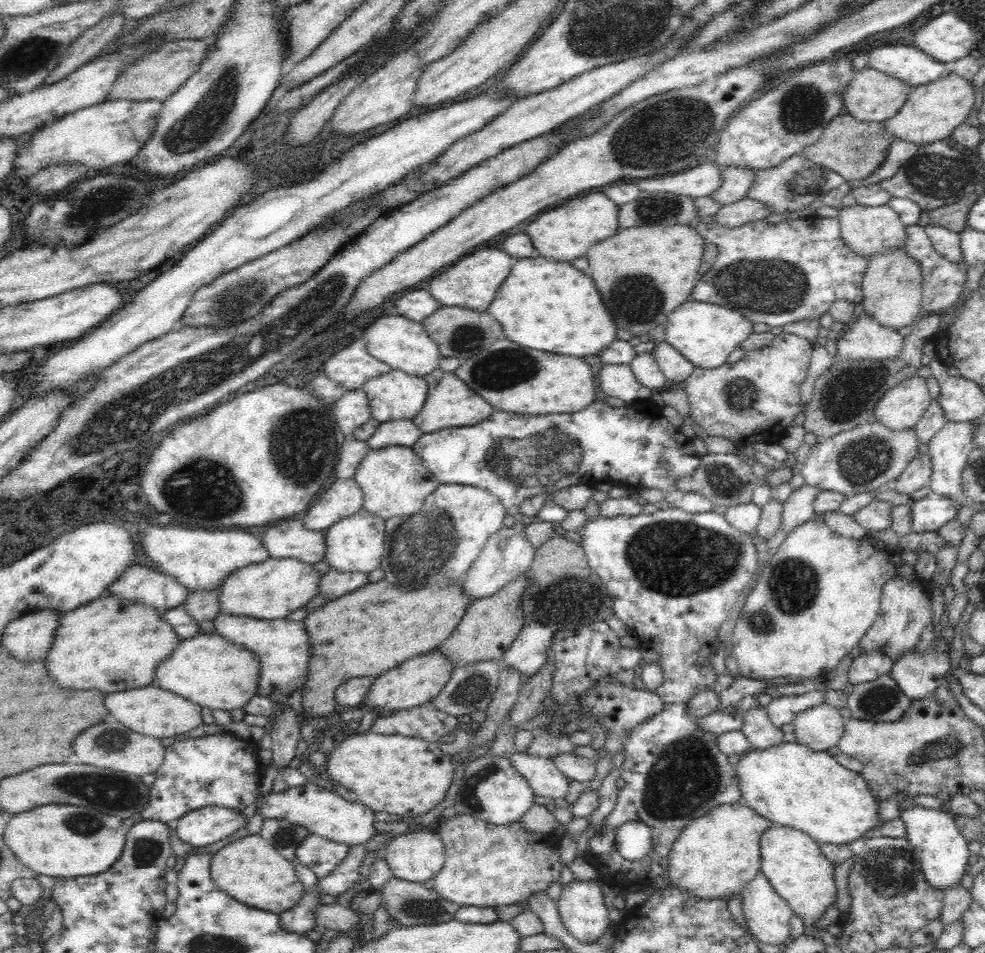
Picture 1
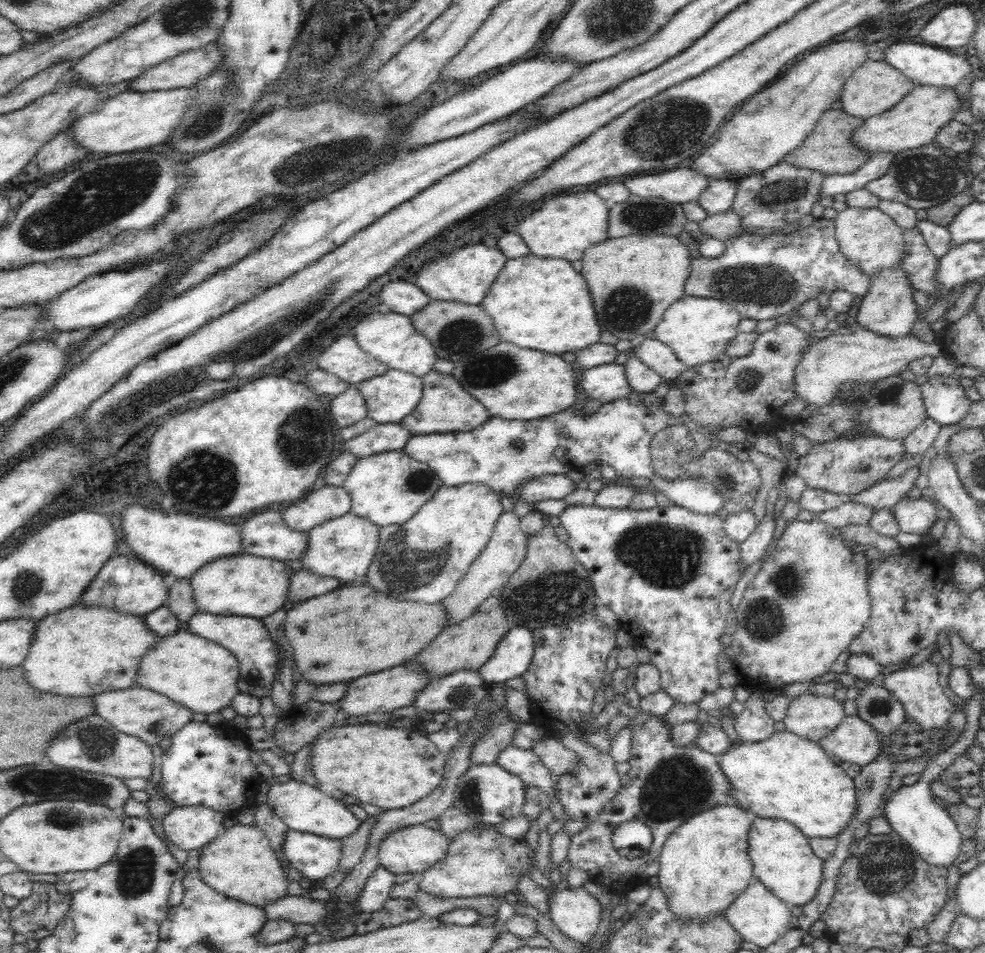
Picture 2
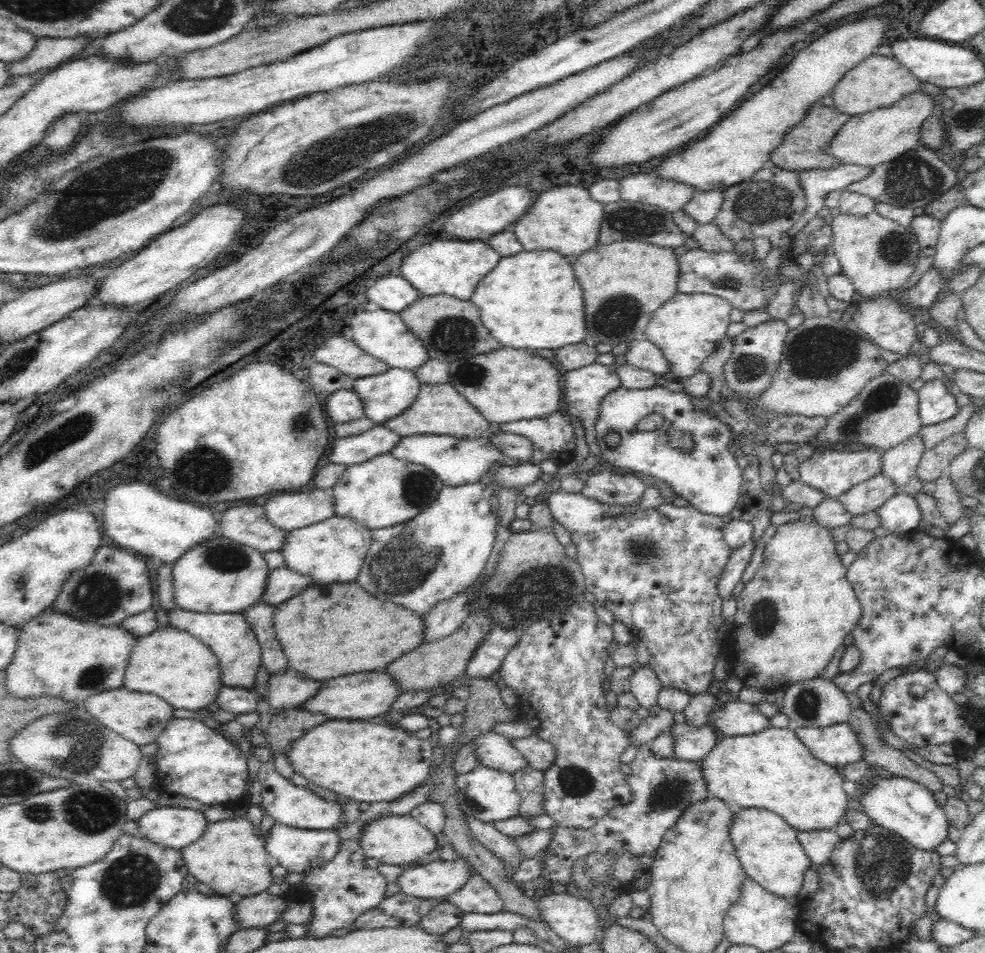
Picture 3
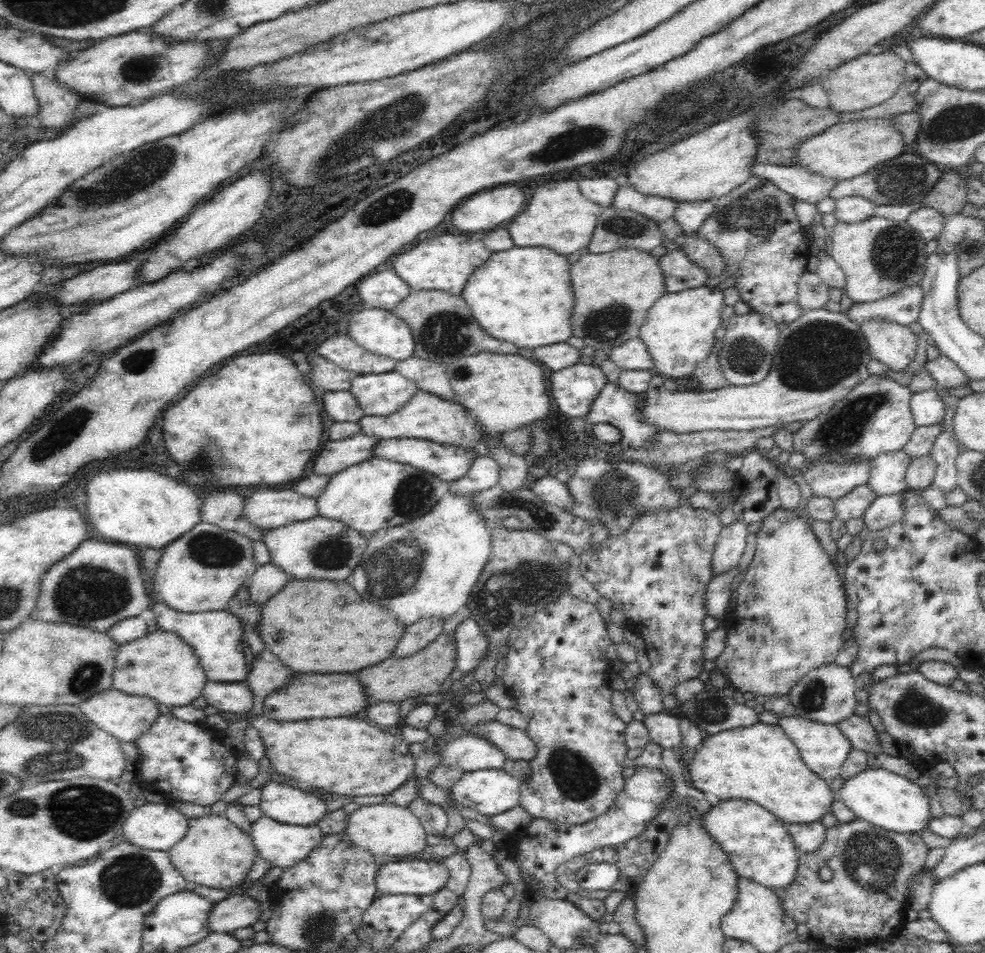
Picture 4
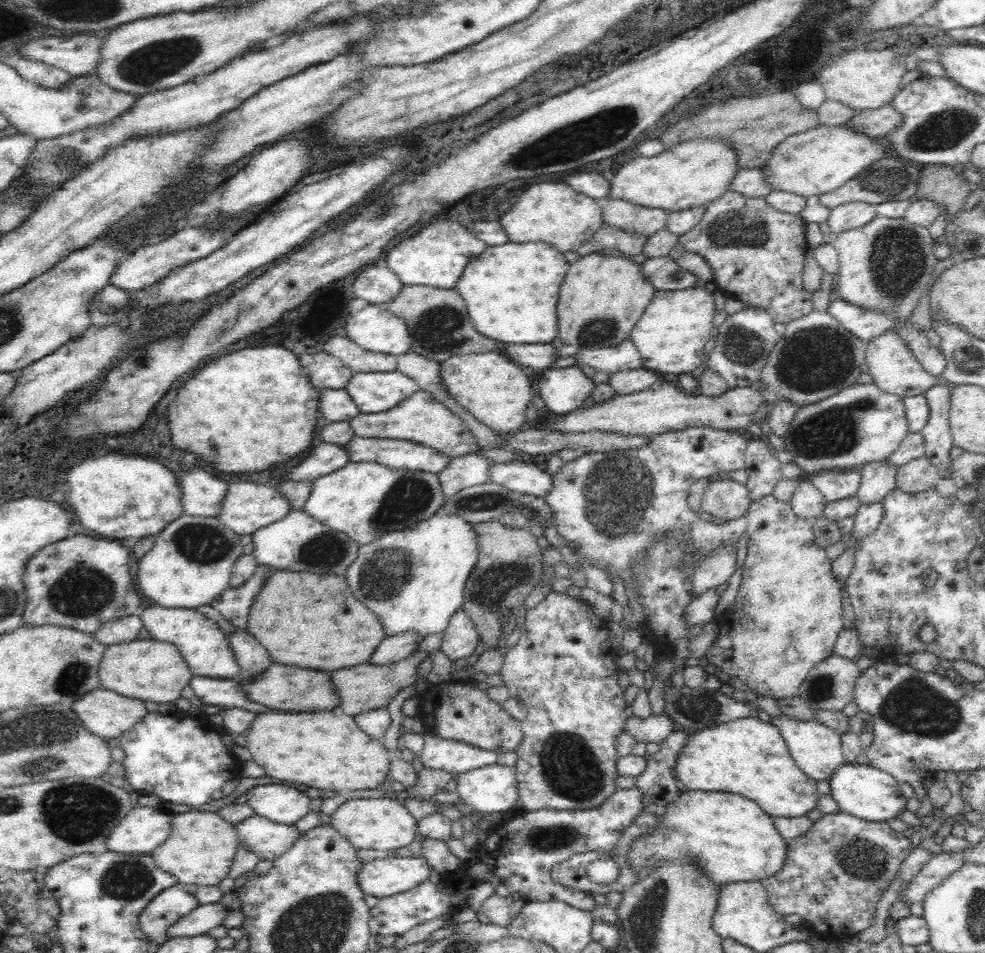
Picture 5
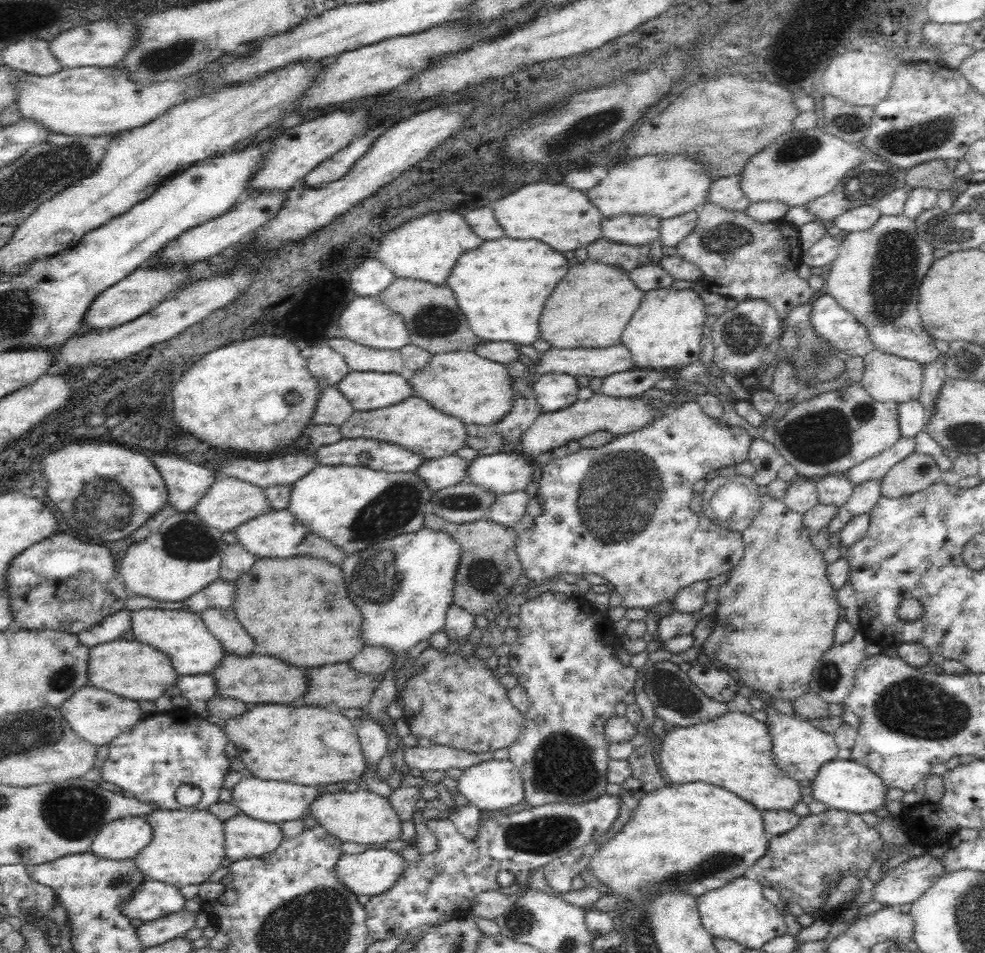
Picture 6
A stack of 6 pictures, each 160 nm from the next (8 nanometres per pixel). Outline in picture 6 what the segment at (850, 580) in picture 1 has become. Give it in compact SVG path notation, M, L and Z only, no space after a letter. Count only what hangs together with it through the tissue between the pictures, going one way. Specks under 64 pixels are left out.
M762 485L759 488L760 497L762 498L762 510L760 514L752 520L752 524L742 533L744 542L744 553L740 563L731 568L727 580L718 586L718 595L714 601L716 605L716 624L714 624L714 632L712 632L703 644L704 654L710 658L716 658L722 662L724 666L728 666L730 671L745 686L750 686L757 691L767 693L772 697L777 697L783 701L796 700L799 696L809 692L809 682L811 681L813 670L819 662L822 654L832 646L834 642L834 630L837 623L841 620L839 614L840 605L836 599L836 589L832 588L828 581L827 566L823 560L823 552L816 549L809 540L808 530L802 527L802 516L796 512L792 512L786 508L782 499L774 499L767 496L767 489Z

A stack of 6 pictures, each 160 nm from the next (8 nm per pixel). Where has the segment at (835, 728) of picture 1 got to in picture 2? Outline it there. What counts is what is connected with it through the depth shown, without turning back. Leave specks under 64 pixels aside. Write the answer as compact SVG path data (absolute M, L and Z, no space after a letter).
M805 691L788 702L783 722L786 729L815 743L846 718L842 702L834 696Z

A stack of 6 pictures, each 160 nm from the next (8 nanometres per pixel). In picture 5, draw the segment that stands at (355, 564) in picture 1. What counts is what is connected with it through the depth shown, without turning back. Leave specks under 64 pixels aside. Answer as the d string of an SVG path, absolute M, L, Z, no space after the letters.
M291 510L277 522L258 528L251 534L254 551L252 555L259 564L268 565L272 569L304 570L317 575L339 575L344 578L348 566L356 560L359 545L342 532L325 527L312 516L302 510Z

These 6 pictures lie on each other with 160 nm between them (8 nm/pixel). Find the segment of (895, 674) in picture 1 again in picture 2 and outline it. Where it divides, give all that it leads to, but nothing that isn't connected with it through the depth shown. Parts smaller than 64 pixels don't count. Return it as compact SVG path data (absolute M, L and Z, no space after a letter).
M925 660L918 666L904 667L881 677L882 684L892 693L892 697L902 703L904 721L910 725L918 725L920 733L928 733L930 736L936 729L946 726L948 719L956 710L938 683L938 676L938 665Z

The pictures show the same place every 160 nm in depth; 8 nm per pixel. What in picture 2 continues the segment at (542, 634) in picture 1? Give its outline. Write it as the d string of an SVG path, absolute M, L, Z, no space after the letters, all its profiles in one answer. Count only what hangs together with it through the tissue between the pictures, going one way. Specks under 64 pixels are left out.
M510 627L492 656L478 668L478 675L485 683L501 683L516 678L528 668L534 652L532 631L525 627Z

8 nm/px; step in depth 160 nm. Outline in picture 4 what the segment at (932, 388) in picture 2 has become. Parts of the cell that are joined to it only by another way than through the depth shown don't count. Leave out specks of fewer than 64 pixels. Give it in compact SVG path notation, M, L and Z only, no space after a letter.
M934 389L913 393L909 405L916 427L936 424L944 416L944 403Z

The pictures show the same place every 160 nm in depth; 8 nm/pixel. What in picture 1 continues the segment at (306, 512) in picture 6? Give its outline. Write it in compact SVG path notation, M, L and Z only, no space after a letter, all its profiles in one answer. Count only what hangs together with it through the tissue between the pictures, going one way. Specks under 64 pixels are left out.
M405 446L370 449L356 468L353 480L363 493L362 510L385 522L396 516L410 517L418 514L426 498L439 486L412 447Z

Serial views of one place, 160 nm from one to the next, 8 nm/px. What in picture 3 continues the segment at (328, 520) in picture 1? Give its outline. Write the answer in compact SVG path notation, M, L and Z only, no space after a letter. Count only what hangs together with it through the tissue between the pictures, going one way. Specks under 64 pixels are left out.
M298 490L272 493L260 500L266 519L276 528L290 531L335 516L333 490Z

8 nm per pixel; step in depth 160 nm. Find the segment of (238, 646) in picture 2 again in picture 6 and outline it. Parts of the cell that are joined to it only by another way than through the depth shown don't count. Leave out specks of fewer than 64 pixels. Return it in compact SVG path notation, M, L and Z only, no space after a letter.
M141 608L130 613L129 630L132 631L134 640L148 644L168 655L176 674L204 674L216 668L216 664L220 664L225 652L224 647L208 631L198 613L186 609L164 610L162 608Z

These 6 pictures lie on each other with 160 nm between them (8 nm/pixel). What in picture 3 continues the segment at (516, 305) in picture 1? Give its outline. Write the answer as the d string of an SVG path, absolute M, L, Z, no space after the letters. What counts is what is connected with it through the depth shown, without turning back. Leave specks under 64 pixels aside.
M522 250L514 256L502 256L500 262L476 284L469 302L478 307L480 319L490 334L500 340L500 344L512 348L556 350L563 346L582 342L586 336L584 324L583 291L574 278L573 265L565 256L554 250Z

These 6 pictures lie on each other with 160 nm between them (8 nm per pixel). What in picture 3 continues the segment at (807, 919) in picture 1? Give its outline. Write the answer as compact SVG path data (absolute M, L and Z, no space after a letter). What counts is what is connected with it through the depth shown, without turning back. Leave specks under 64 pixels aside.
M742 807L735 808L732 824L728 824L728 835L746 876L753 878L768 892L789 900L797 899L804 872L813 864L800 845L795 828L765 808Z

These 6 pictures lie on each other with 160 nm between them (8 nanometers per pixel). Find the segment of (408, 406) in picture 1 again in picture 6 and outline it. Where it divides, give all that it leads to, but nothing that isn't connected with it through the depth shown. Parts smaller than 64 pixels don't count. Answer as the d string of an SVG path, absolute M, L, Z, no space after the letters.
M349 371L335 386L354 411L384 408L412 396L406 375L389 372Z

